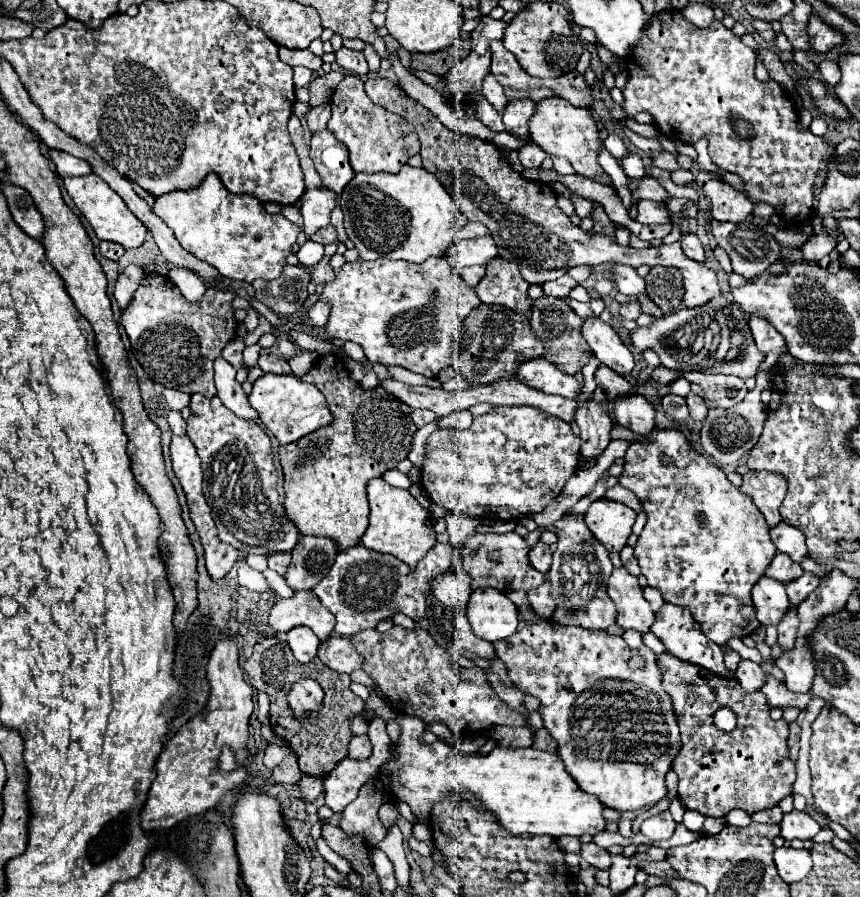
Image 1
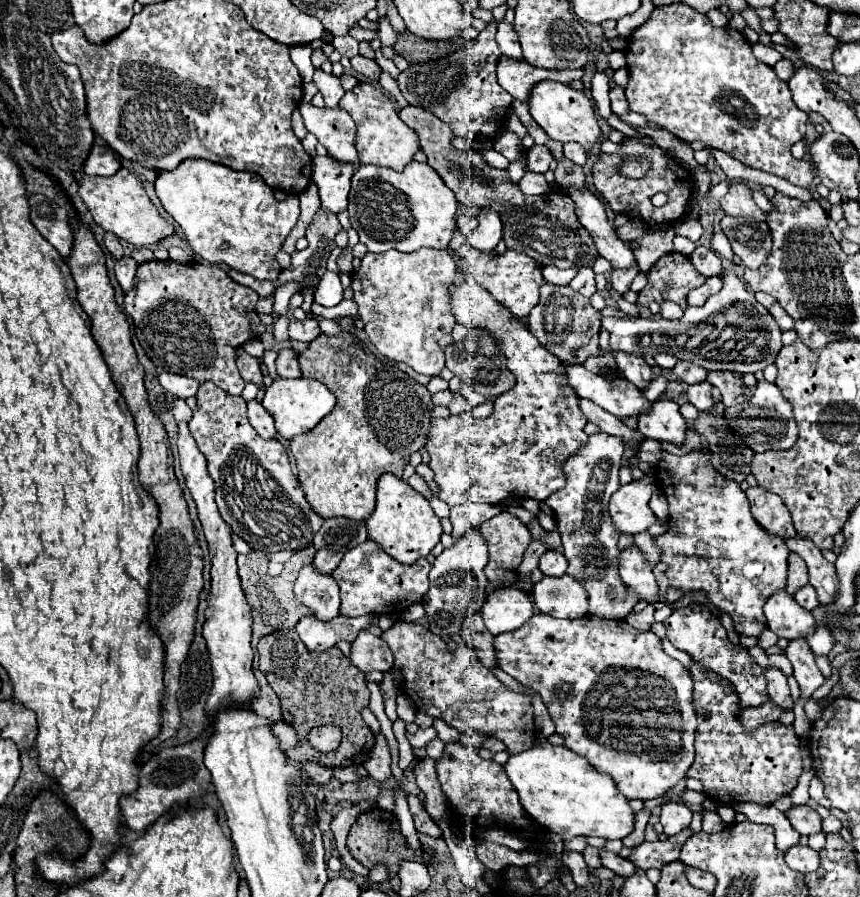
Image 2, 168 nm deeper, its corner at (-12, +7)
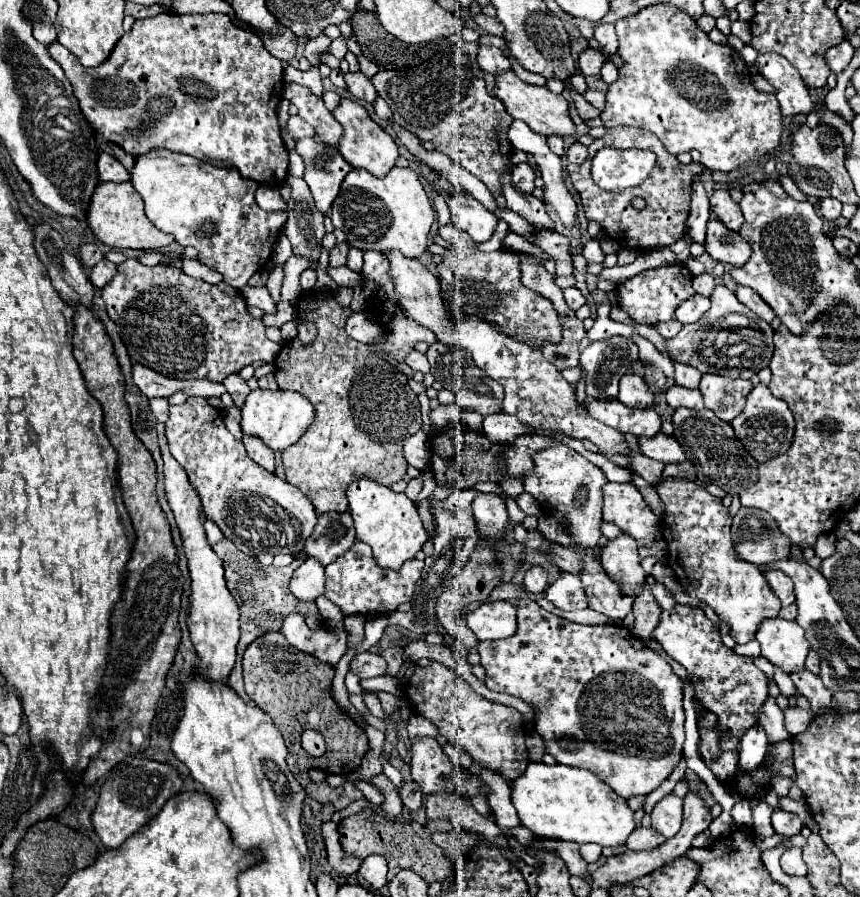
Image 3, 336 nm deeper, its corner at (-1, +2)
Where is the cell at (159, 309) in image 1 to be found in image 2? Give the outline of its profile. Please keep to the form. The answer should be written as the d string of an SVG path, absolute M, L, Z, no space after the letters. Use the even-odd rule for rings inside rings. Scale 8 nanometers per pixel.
M150 261L142 263L136 273L136 285L126 293L124 309L134 321L136 337L146 351L146 355L156 363L158 371L170 371L178 375L192 377L200 383L212 381L216 387L224 389L230 395L240 395L244 389L244 381L236 367L236 347L244 345L252 339L252 335L260 335L266 327L260 323L254 305L258 303L258 293L246 285L236 283L226 271L218 265L204 263L166 263L166 261Z

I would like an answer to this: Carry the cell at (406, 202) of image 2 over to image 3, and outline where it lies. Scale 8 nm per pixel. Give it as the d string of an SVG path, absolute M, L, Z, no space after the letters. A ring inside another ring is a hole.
M393 166L387 176L377 178L363 168L353 168L341 184L329 218L353 248L377 252L401 250L409 258L419 258L427 250L427 234L435 222L435 210L415 170Z

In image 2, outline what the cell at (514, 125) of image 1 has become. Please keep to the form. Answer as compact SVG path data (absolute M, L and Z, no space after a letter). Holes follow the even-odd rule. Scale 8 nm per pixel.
M502 55L500 63L498 63L498 83L514 99L518 99L522 103L528 103L534 85L538 85L540 81L552 79L552 81L566 84L574 80L580 80L584 72L584 68L572 70L538 69L538 67L532 67L526 61L514 61L514 59L508 59L508 57Z

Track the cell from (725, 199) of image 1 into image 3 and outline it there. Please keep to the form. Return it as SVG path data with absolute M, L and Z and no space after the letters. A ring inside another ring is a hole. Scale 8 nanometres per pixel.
M719 188L711 196L711 212L733 232L739 232L743 226L743 214L739 210L739 204L729 196L729 190Z

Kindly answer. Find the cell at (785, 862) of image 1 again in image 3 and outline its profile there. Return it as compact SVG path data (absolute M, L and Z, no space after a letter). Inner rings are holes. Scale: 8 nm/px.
M801 848L785 850L783 856L781 856L781 868L789 876L805 876L807 874L807 866L805 866L805 862L801 858Z

